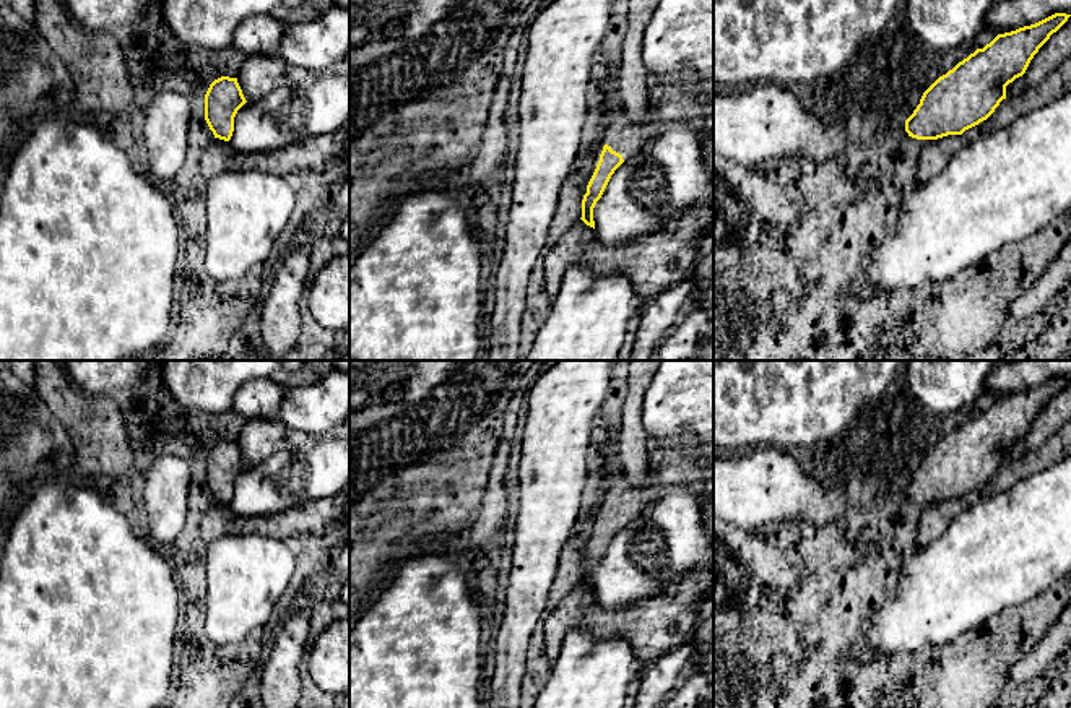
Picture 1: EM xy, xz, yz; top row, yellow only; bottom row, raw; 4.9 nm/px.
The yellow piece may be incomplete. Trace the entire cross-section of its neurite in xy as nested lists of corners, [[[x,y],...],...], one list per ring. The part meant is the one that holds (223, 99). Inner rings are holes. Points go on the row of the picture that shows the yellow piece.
[[[237,78],[215,80],[205,94],[205,120],[215,138],[229,141],[234,132],[234,117],[245,104]]]

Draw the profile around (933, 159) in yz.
[[[1068,57],[1056,71],[1045,76],[1038,84],[1034,84],[1017,96],[1006,97],[999,102],[995,112],[978,125],[965,130],[962,135],[947,135],[938,140],[930,140],[920,154],[915,179],[921,185],[934,179],[962,146],[983,138],[996,130],[1004,128],[1017,117],[1040,109],[1051,101],[1071,96],[1071,57]]]

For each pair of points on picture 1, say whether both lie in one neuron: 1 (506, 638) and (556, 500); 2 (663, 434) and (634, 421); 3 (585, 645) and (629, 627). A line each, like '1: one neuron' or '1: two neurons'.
1: one neuron
2: two neurons
3: two neurons

